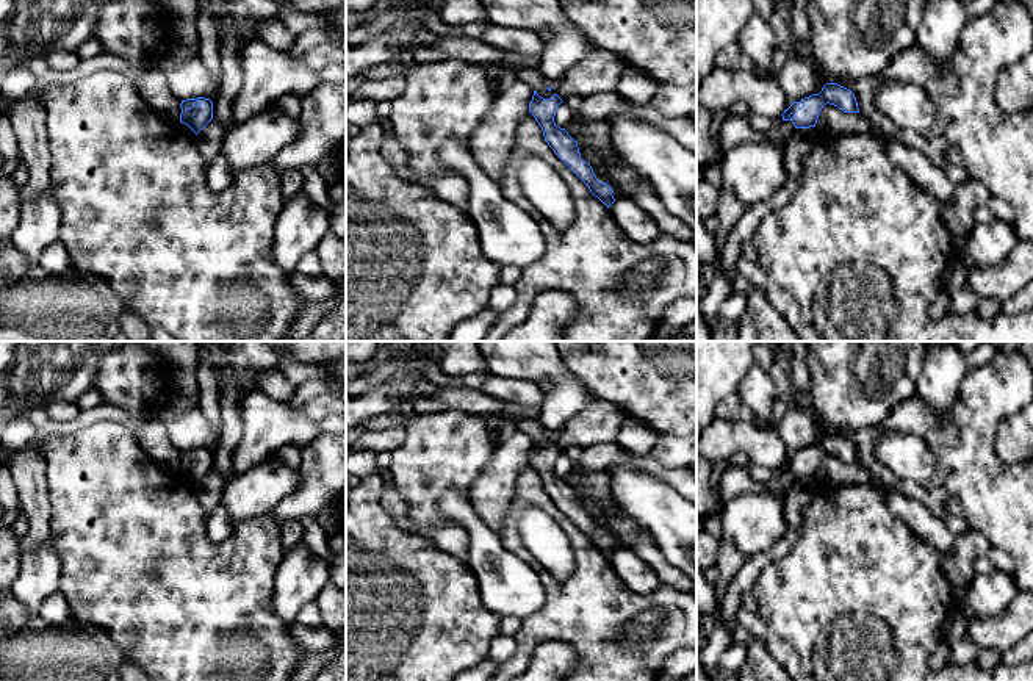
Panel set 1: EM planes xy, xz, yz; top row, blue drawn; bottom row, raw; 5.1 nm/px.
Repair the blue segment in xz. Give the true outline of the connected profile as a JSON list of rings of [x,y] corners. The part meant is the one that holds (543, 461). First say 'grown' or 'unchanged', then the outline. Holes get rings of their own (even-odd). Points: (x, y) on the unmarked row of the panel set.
grown; [[[551,437],[534,441],[529,463],[543,481],[545,492],[554,504],[588,537],[607,559],[615,553],[614,542],[607,534],[596,529],[592,517],[581,509],[578,493],[554,473],[557,457],[563,451],[551,443]]]

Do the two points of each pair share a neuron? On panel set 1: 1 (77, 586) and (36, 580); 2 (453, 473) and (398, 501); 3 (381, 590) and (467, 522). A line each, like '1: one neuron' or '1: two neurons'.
1: two neurons
2: two neurons
3: two neurons

